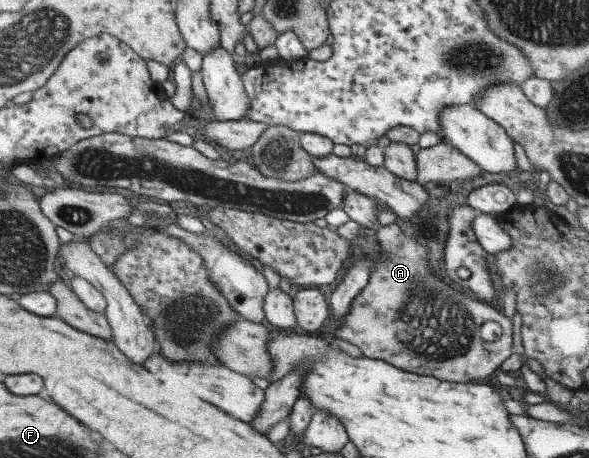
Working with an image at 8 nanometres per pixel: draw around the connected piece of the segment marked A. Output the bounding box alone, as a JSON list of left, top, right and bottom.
[335,223,514,382]

